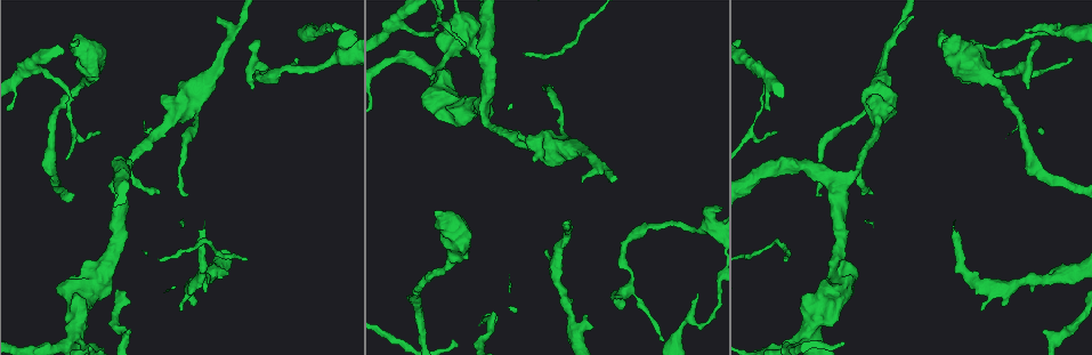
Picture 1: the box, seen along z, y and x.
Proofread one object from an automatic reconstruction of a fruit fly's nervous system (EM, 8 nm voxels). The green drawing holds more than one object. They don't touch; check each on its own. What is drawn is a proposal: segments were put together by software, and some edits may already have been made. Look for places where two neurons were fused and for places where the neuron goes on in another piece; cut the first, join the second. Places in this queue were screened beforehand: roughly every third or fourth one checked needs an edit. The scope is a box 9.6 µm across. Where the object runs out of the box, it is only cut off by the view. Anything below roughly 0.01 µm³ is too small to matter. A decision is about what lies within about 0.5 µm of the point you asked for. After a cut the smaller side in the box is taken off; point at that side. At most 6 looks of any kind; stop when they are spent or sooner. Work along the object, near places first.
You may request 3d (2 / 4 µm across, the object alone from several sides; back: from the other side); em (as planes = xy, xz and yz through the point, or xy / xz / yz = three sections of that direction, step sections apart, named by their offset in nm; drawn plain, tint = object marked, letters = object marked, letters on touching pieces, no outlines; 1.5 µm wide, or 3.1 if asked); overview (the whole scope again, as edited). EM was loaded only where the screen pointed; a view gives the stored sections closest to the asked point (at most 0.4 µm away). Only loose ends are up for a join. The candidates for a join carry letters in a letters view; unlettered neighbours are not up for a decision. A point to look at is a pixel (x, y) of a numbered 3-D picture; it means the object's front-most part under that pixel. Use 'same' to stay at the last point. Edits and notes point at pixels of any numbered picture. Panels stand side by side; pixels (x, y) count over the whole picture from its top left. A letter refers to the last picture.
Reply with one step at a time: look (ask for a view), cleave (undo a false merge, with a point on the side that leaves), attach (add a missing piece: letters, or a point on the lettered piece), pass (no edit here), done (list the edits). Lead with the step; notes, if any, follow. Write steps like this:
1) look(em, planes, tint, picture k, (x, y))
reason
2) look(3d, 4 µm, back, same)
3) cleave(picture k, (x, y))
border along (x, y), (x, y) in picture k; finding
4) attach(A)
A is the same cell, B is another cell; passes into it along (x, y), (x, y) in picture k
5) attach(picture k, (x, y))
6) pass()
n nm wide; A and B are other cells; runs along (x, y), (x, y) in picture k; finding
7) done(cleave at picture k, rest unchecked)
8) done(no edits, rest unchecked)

look(3d, 2 µm, picture 1, (395, 20))
calibre changes

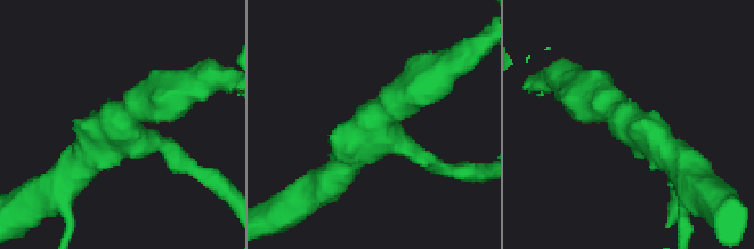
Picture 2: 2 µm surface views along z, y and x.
look(em, yz, step 8, letters, picture 2, (125, 128))
3 arms

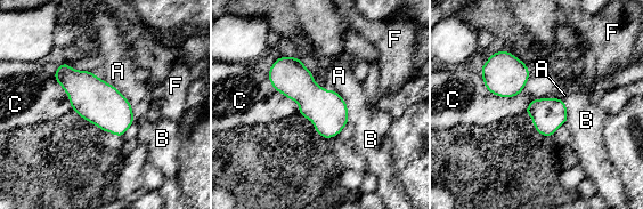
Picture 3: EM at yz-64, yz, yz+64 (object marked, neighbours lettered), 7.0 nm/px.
look(em, planes, letters, same)
cut it another way

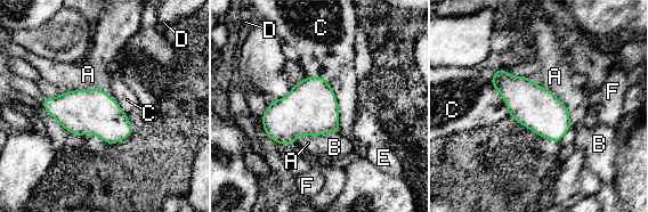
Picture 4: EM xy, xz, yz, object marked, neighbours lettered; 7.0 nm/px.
pass()
C touches over 460 nm; A, B, C, D, E and F are other cells; continuous, no second neuron

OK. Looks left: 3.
look(em, planes, letters, picture 1, (1039, 42))
an open end

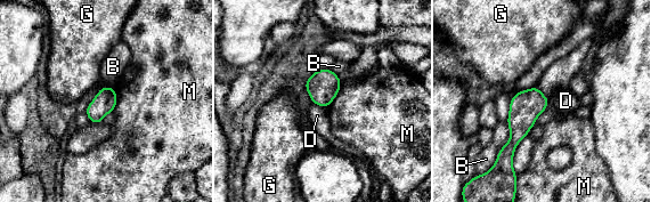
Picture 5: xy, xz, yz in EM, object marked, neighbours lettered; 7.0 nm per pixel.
pass()
B, D, G and M are other cells; none of them fits

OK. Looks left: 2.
look(em, planes, tint, picture 1, (692, 320))
branch point

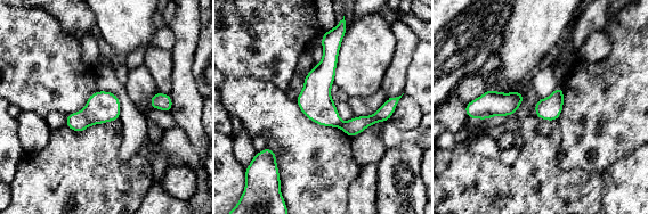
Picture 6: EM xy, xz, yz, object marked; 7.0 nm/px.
look(em, planes, letters, same)

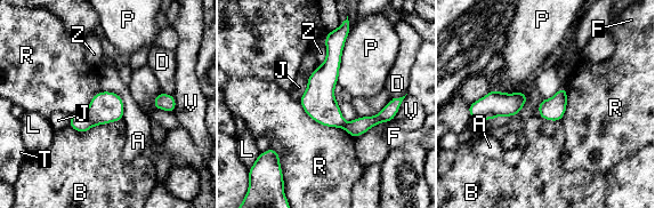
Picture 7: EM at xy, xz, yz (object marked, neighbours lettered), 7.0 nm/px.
cleave(picture 7, (318, 102))
A, B, D, F, J, L, P, R, T, V and Z are other cells; border along (346, 122), (342, 127) in picture 7; two neurons meet here

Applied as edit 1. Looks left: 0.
done(cleave at picture 7, rest unchecked)

